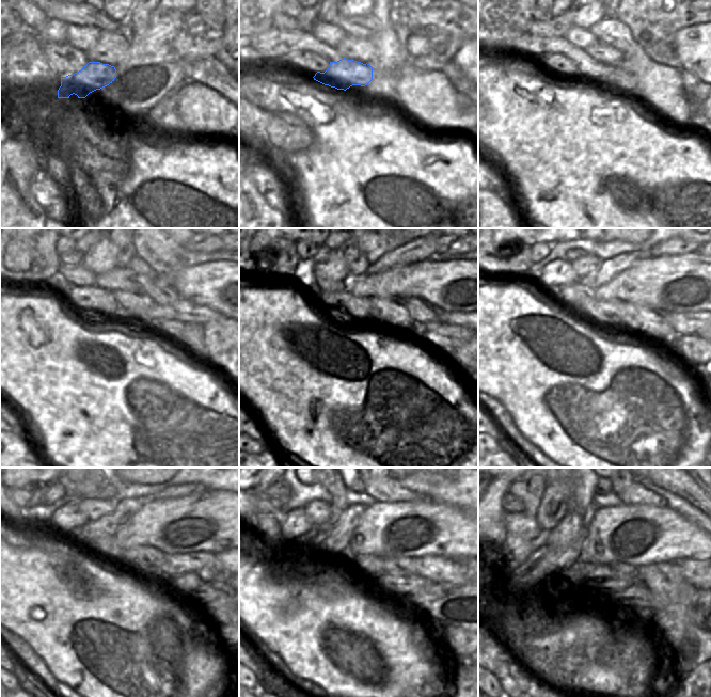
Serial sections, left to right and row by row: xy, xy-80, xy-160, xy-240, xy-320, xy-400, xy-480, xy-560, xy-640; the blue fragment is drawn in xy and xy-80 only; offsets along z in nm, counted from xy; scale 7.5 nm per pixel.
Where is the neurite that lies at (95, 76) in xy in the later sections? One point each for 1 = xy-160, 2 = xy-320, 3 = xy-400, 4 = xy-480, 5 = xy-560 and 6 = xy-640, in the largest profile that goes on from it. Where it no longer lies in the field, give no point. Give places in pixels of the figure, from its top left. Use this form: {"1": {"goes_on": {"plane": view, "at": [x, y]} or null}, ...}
{"1": {"goes_on": {"plane": "xy-160", "at": [618, 79]}}, "2": {"goes_on": {"plane": "xy-320", "at": [433, 334]}}, "3": {"goes_on": {"plane": "xy-400", "at": [682, 323]}}, "4": {"goes_on": {"plane": "xy-480", "at": [217, 555]}}, "5": {"goes_on": null}, "6": {"goes_on": null}}

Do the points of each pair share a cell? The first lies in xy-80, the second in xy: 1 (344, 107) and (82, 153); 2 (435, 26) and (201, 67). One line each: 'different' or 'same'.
1: same
2: different

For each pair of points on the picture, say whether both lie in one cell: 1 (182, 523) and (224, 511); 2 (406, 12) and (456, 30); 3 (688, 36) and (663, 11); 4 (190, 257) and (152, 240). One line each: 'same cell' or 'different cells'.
1: same cell
2: same cell
3: different cells
4: same cell

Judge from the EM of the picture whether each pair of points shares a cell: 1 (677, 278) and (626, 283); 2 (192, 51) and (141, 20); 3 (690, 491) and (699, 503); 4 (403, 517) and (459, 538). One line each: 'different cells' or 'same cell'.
1: same cell
2: different cells
3: same cell
4: same cell

